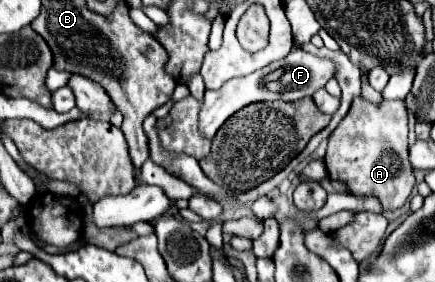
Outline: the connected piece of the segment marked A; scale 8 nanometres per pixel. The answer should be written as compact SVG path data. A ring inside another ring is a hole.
M361 96L353 102L349 114L341 120L329 138L329 148L325 156L327 176L331 180L343 182L353 196L373 196L381 202L383 210L399 210L415 186L413 166L407 156L407 110L401 100L385 100L383 104L371 104Z

